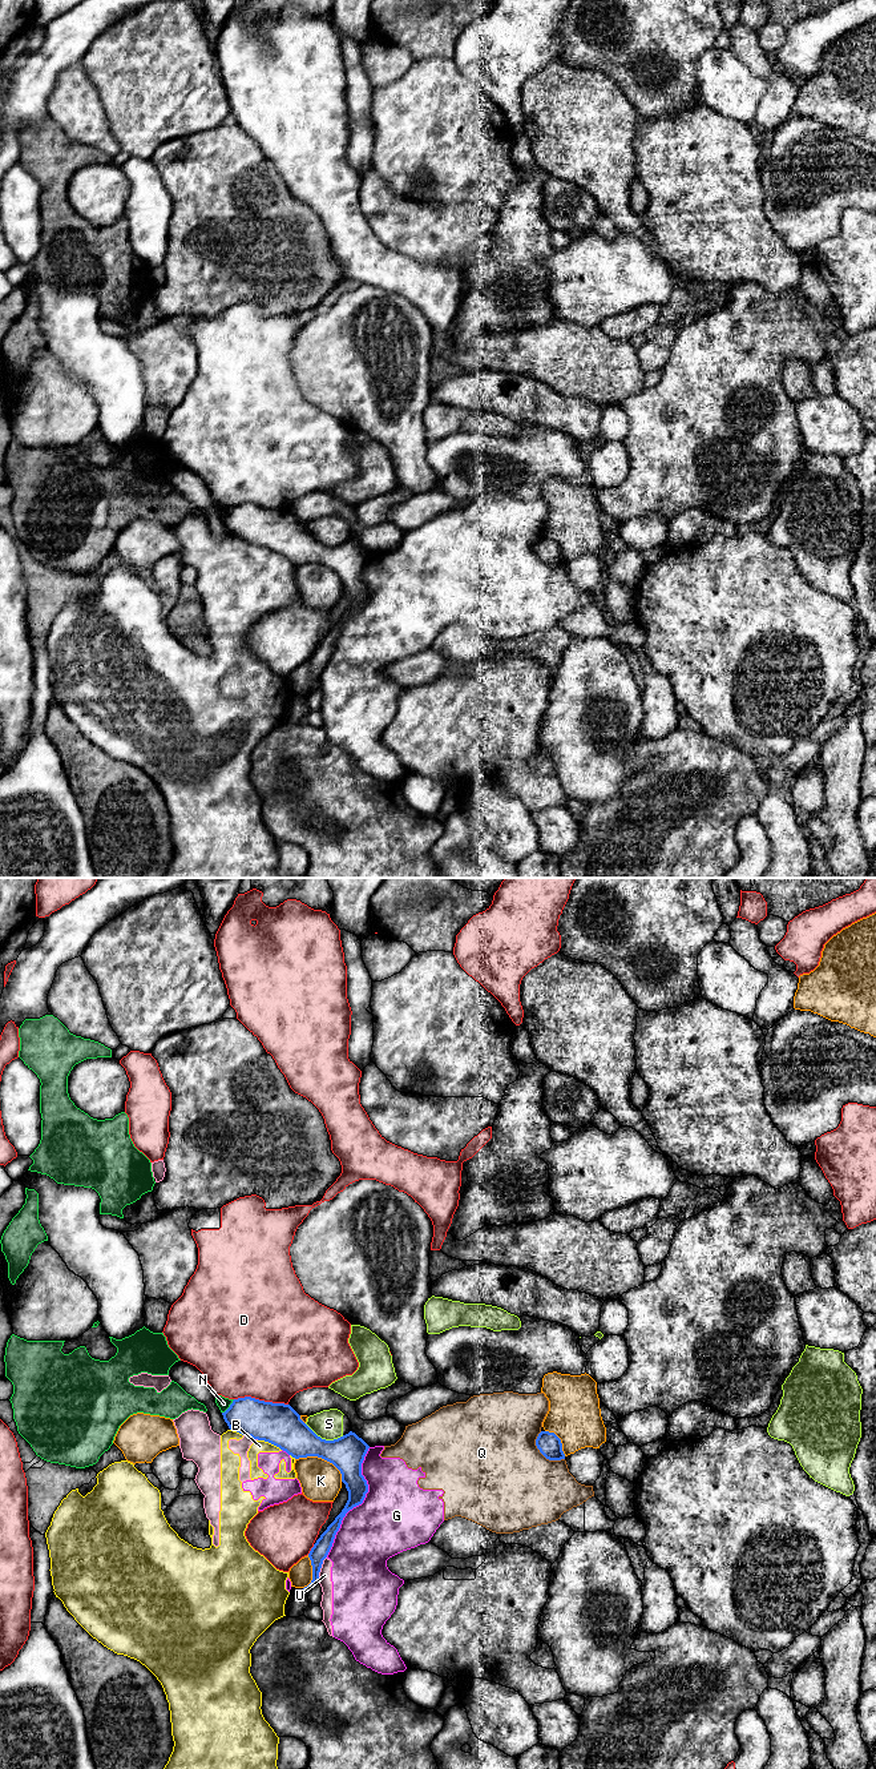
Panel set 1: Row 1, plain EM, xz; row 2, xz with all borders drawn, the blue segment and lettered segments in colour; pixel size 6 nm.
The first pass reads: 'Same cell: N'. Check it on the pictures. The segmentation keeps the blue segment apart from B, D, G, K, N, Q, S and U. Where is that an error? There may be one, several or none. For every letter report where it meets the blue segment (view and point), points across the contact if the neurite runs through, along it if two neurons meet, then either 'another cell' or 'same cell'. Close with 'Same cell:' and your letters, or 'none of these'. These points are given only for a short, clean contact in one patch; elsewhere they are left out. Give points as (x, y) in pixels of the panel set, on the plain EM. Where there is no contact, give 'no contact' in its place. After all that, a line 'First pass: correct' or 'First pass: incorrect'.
B: xz (270, 548) | another cell
D: xz (261, 507) | another cell
G: xz (359, 609) | another cell
K: xz (322, 564) | another cell
N: xz (230, 512) | another cell
Q: xz (543, 560) | another cell
S: xz (325, 545) | another cell
U: xz (319, 676) | another cell
Same cell: none of these
First pass: incorrect

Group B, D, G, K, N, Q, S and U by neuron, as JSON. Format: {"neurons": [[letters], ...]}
{"neurons": [["B", "G"], ["D", "U"], ["K"], ["N"], ["Q"], ["S"]]}

